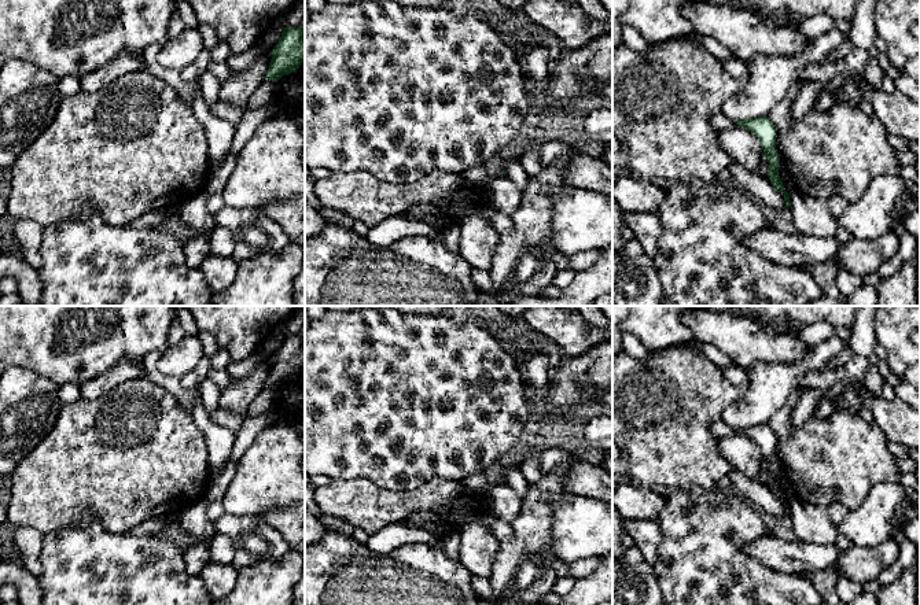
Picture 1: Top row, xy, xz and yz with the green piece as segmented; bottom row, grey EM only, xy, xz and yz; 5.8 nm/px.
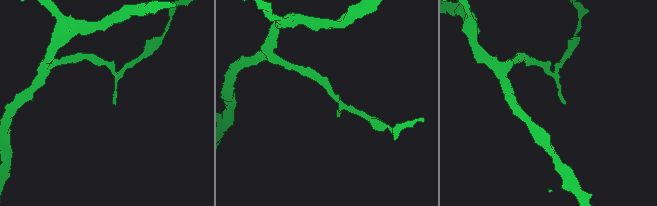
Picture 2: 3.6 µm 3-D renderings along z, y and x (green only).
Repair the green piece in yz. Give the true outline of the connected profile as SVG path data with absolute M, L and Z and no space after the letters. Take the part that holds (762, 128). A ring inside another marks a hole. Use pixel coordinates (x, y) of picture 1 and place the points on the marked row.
M758 117L754 119L739 119L736 123L748 132L751 132L754 136L758 137L761 141L761 147L763 150L763 156L768 158L770 170L768 173L768 177L776 191L781 192L784 196L784 202L787 207L791 207L790 193L785 191L783 181L779 176L779 167L780 167L780 158L776 150L776 129L772 123L769 117Z

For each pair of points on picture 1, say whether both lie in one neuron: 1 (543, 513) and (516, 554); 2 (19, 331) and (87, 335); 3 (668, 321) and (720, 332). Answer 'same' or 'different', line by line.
1: same
2: same
3: different

